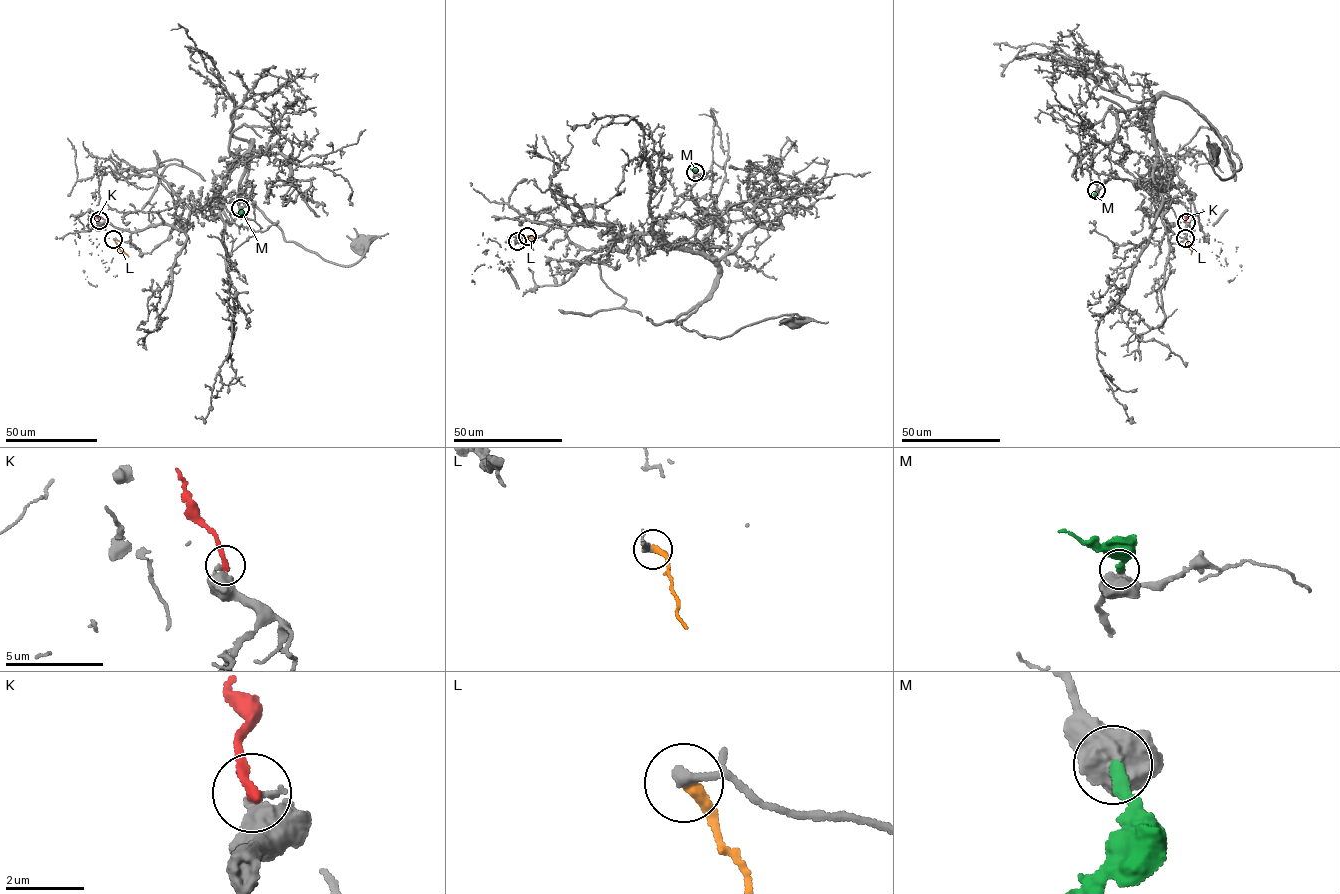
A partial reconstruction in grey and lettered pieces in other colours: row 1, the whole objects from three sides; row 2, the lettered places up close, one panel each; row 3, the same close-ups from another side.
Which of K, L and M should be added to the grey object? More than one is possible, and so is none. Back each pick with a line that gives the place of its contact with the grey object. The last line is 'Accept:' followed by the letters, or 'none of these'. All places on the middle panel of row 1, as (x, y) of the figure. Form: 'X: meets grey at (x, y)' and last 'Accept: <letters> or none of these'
M: meets grey at (695, 172)
Accept: M

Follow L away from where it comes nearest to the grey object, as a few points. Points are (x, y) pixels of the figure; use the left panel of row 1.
L: (114, 239), (129, 256)

